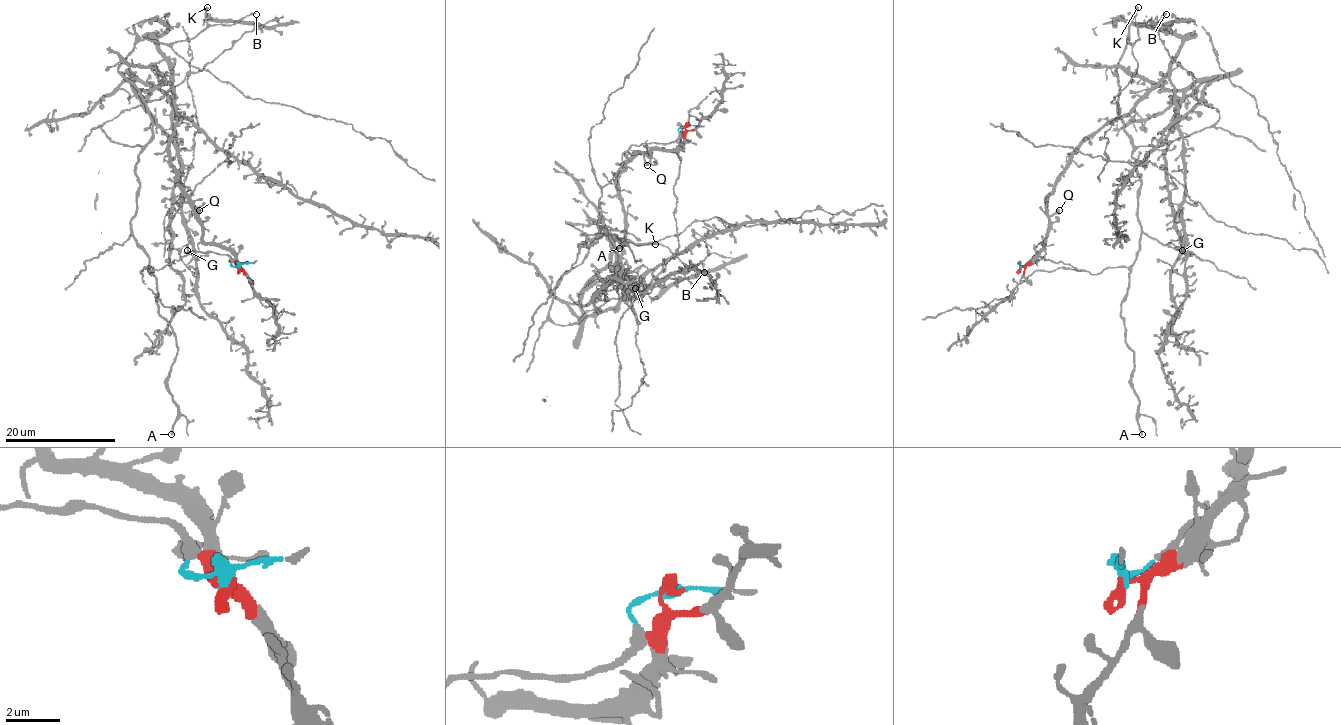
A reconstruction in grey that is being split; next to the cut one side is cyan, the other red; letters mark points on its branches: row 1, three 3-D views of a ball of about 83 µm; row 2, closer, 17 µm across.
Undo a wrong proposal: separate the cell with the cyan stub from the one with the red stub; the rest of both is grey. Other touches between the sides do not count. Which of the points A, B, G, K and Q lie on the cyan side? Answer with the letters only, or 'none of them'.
A, B, K

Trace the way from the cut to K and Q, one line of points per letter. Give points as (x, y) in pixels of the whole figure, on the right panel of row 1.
K: (1019, 269), (1037, 252), (1093, 274), (1134, 262), (1141, 178), (1117, 64), (1139, 38), (1138, 6)
Q: (1019, 269), (1025, 267), (1041, 249), (1048, 219), (1059, 209)

